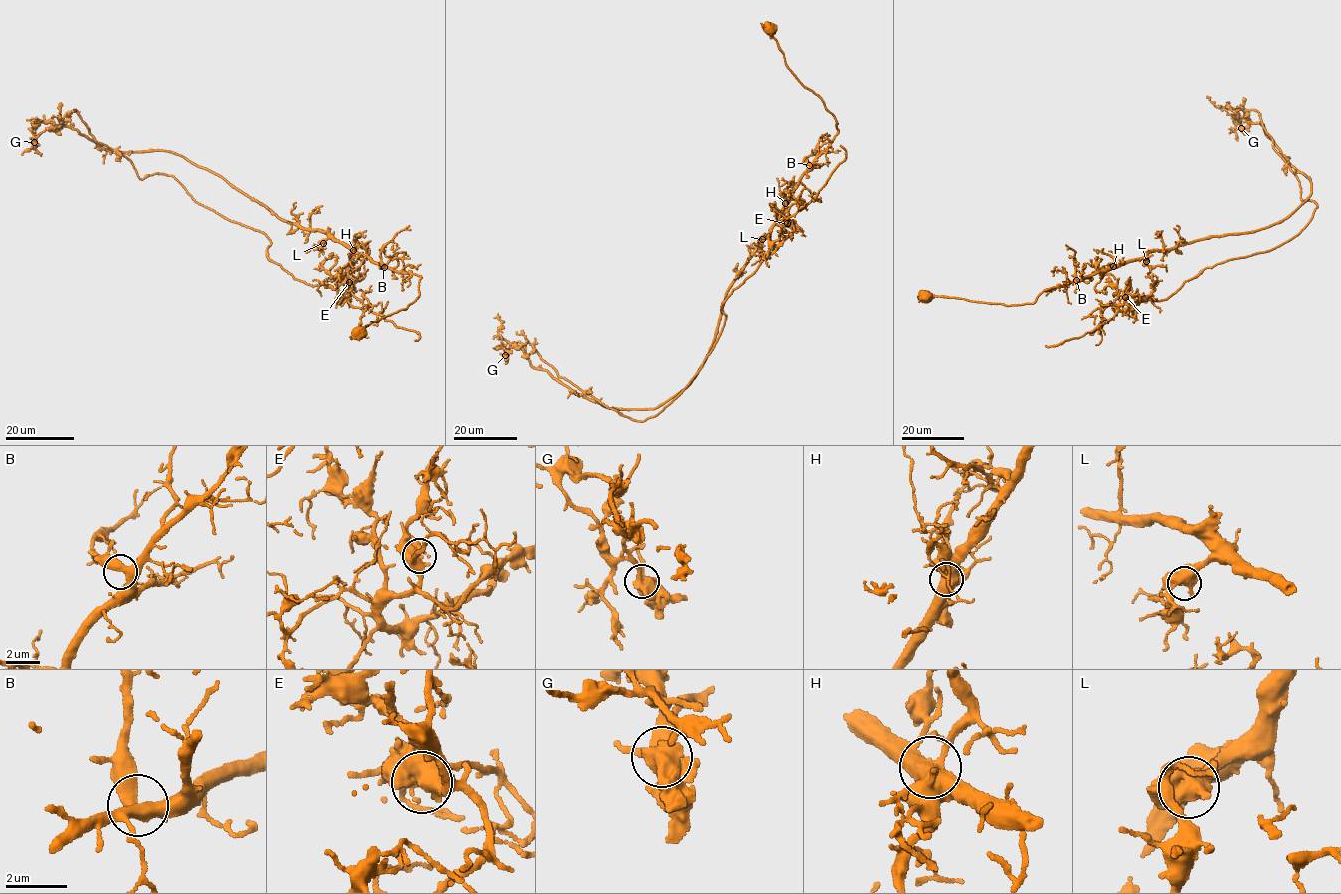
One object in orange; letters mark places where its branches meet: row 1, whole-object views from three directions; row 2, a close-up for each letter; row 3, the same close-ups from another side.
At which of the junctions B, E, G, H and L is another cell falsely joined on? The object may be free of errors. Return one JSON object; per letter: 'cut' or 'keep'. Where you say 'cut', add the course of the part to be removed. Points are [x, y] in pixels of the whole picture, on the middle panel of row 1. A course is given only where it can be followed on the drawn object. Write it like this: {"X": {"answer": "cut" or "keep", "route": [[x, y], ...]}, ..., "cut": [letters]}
{"B": {"answer": "keep"}, "E": {"answer": "keep"}, "G": {"answer": "cut", "route": [[505, 355], [500, 336], [527, 340], [604, 405], [653, 417], [711, 351], [722, 303], [846, 158], [840, 145]]}, "H": {"answer": "keep"}, "L": {"answer": "keep"}, "cut": ["G"]}

